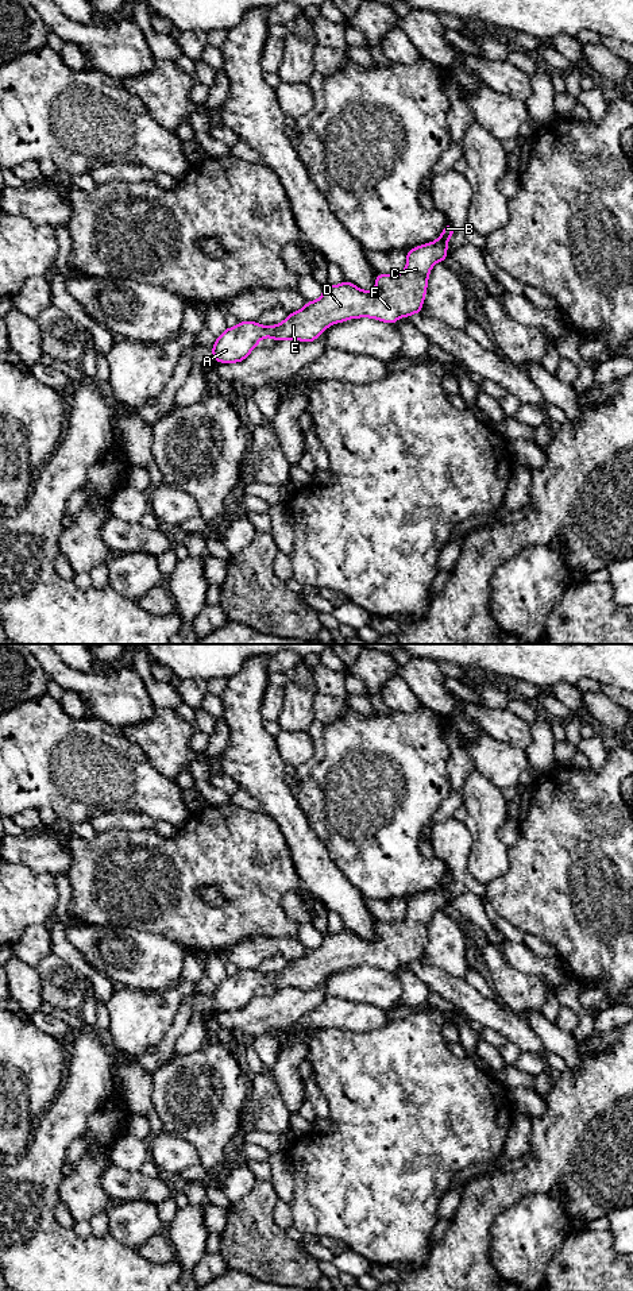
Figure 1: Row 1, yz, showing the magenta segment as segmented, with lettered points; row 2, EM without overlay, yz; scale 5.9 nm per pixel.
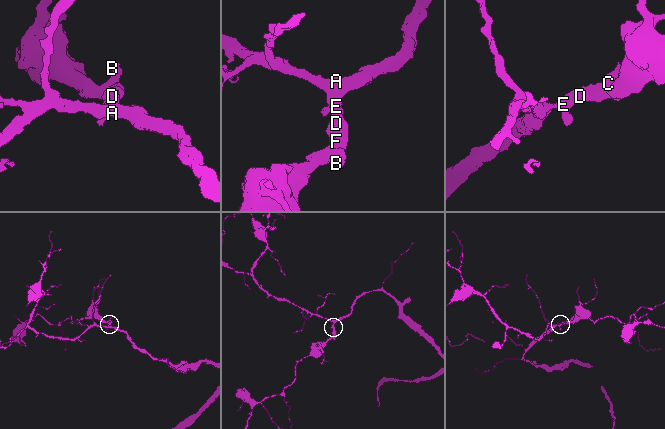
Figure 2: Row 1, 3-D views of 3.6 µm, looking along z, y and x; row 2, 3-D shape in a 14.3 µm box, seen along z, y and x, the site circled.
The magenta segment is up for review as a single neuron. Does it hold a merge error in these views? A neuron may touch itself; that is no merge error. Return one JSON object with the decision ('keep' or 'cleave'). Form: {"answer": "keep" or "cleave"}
{"answer": "keep"}

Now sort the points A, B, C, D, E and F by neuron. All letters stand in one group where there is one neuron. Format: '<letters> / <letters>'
A B C D E F

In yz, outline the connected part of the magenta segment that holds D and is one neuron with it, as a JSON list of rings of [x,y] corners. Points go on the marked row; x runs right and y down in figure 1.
[[[447,221],[443,234],[431,243],[406,251],[406,267],[395,274],[377,274],[375,289],[363,290],[348,281],[324,285],[320,298],[306,301],[300,311],[275,325],[239,321],[223,331],[212,347],[215,362],[243,362],[263,338],[316,340],[328,327],[350,319],[370,317],[395,324],[400,317],[421,313],[429,273],[436,262],[447,261],[448,239],[455,235]]]

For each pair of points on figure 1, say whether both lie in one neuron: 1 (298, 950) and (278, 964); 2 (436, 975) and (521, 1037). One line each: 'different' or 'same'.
1: different
2: same

